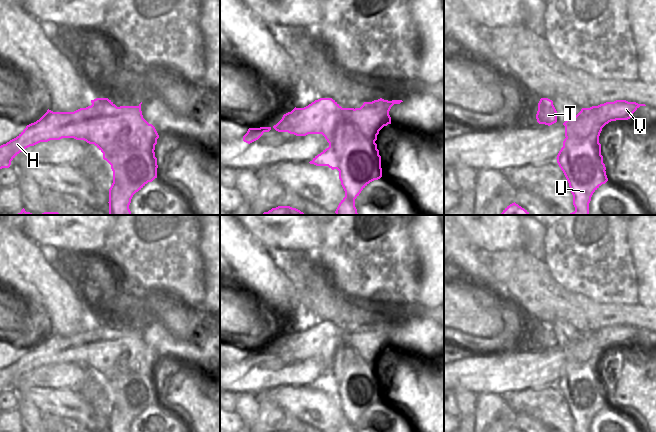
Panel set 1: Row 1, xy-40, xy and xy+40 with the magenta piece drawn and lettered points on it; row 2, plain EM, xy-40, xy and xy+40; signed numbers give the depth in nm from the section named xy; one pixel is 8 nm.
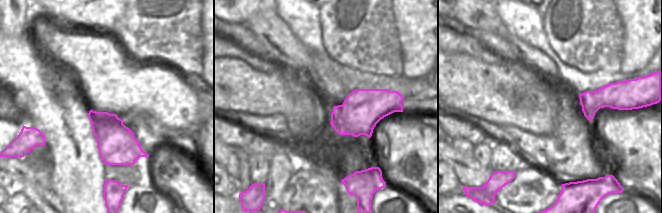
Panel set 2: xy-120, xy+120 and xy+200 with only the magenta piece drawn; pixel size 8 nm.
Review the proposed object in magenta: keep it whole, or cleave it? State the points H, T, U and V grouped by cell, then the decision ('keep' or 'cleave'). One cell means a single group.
groups H T U / V; cleave

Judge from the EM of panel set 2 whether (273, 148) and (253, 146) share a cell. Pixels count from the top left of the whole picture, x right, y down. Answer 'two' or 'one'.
one

